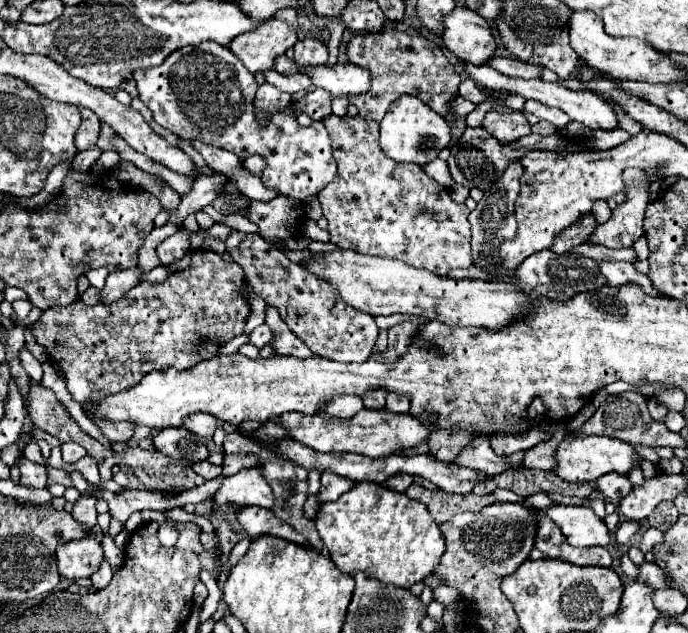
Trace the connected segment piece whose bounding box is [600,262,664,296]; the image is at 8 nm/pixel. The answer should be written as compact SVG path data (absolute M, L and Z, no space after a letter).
M600 262L600 270L606 276L610 286L620 286L620 284L632 282L636 286L642 286L644 292L648 292L650 296L664 296L652 286L652 282L648 282L648 276L638 272L630 262Z

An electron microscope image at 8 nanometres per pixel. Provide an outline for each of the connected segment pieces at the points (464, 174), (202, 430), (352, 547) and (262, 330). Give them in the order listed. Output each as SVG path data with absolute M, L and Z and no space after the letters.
M466 128L462 138L450 148L448 168L450 168L450 174L452 174L456 184L462 184L466 188L486 190L500 178L500 174L508 166L508 160L516 158L516 156L522 156L522 154L524 152L520 152L512 146L498 144L498 140L488 136L488 132L484 132L484 128Z
M198 412L198 414L192 414L192 416L186 416L184 418L184 428L188 428L190 432L194 432L196 436L200 438L212 438L214 434L214 428L216 428L216 416L208 416L206 412Z
M356 482L336 502L324 502L316 514L316 528L332 562L344 574L364 572L398 588L422 582L444 554L442 532L428 508L374 482Z
M266 324L258 326L258 328L248 336L248 342L252 342L252 346L258 346L258 348L266 346L270 340L272 340L272 332L270 332L270 328L268 328Z

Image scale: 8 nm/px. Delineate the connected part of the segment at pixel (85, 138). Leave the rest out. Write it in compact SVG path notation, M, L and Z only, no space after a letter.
M78 108L78 110L80 110L80 116L82 116L82 124L76 132L76 148L86 150L90 144L94 144L98 140L100 120L94 112L88 112L88 108Z

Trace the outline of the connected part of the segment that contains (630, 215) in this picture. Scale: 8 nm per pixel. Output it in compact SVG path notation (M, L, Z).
M628 168L628 172L624 172L624 180L628 180L628 192L624 192L626 200L612 210L612 216L600 224L586 242L604 244L606 248L630 248L634 240L644 234L644 210L648 206L652 176L648 176L648 172Z

